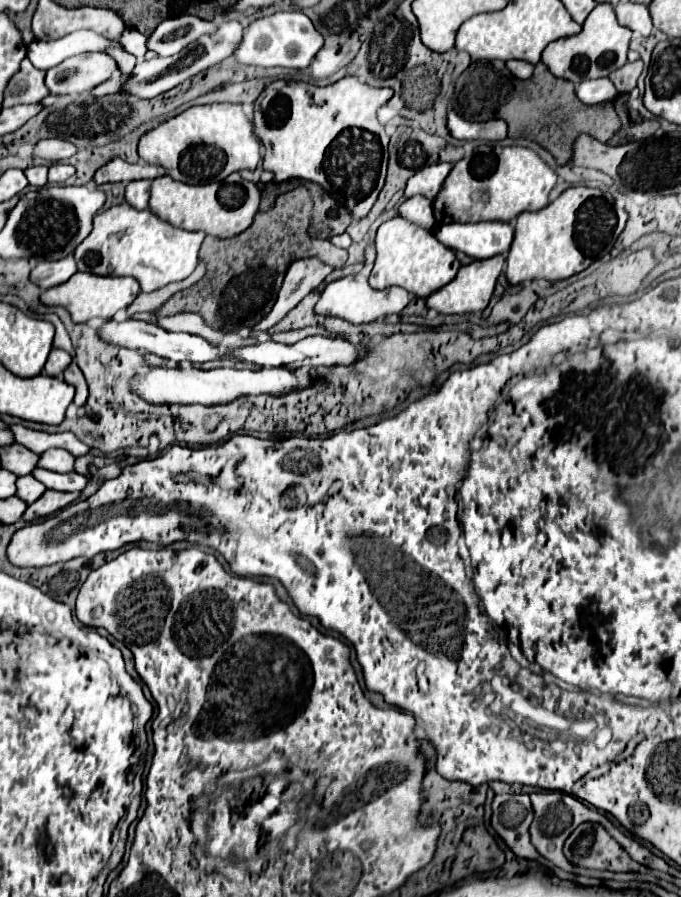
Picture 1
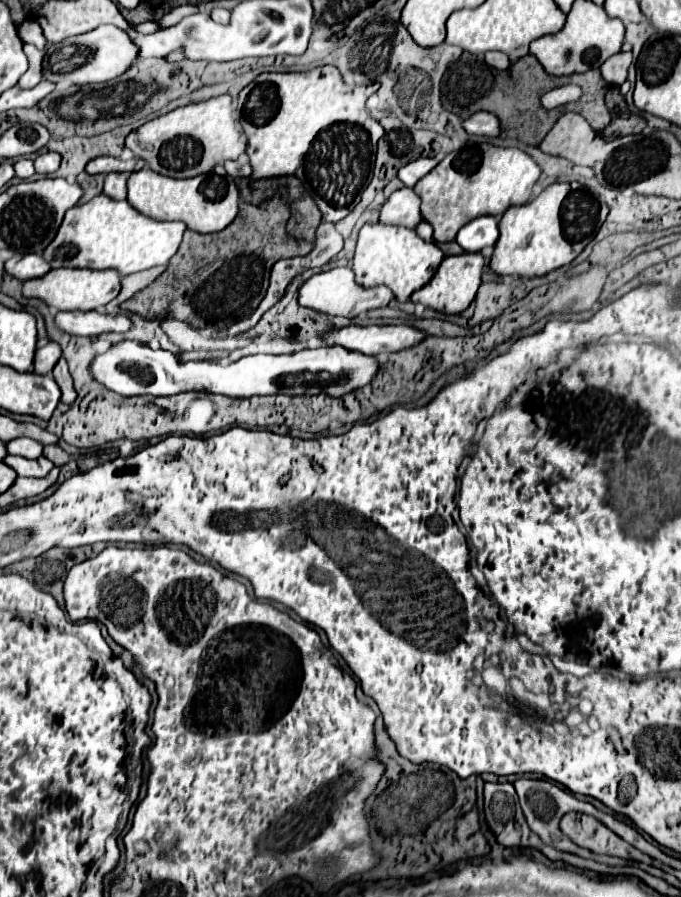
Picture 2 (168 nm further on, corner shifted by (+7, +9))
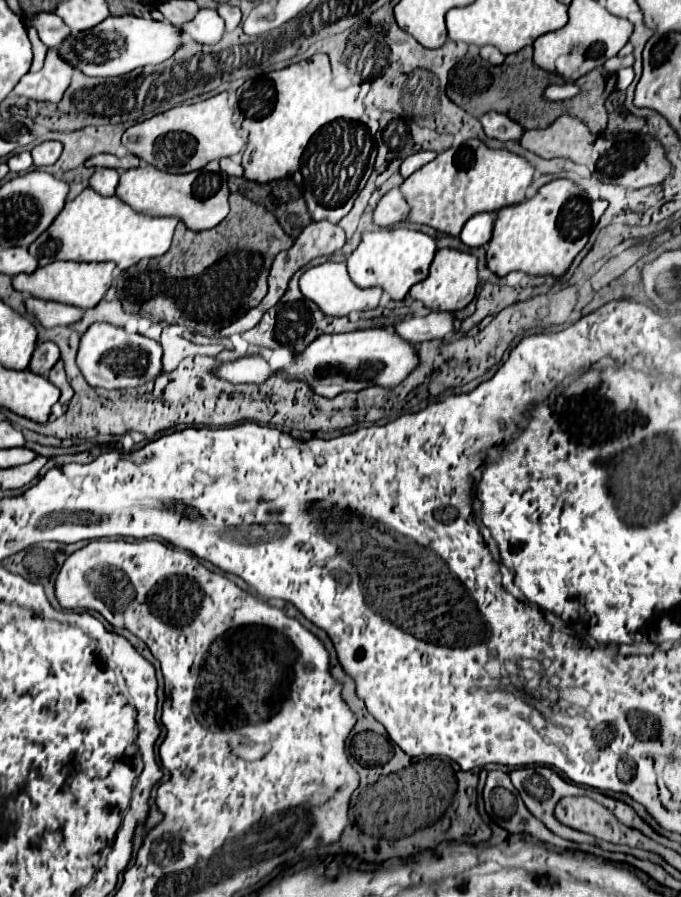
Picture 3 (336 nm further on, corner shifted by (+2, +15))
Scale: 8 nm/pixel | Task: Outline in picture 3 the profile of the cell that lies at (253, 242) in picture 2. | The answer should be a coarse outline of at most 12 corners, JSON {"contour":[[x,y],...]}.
{"contour":[[233,193],[211,231],[119,273],[119,301],[213,337],[295,241]]}

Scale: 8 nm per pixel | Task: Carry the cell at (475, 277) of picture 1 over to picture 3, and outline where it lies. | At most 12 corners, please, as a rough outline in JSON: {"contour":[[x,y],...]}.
{"contour":[[439,249],[409,295],[429,309],[459,311],[477,291],[477,257]]}

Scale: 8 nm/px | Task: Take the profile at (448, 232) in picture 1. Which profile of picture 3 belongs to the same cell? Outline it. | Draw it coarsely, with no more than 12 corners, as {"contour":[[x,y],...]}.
{"contour":[[493,213],[473,215],[461,241],[483,247],[493,235]]}

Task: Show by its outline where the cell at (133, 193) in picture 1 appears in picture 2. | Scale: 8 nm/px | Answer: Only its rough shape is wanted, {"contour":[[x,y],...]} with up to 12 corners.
{"contour":[[108,173],[102,193],[110,199],[126,199],[128,173]]}

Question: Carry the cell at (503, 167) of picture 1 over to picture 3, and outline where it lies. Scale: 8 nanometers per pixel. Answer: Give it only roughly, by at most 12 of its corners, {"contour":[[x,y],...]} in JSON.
{"contour":[[471,139],[399,189],[413,223],[459,235],[521,203],[535,167]]}

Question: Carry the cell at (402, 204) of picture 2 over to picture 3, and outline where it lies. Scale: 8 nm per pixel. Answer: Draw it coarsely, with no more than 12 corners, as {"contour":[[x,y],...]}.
{"contour":[[399,187],[379,201],[373,221],[393,227],[409,221],[411,205]]}

